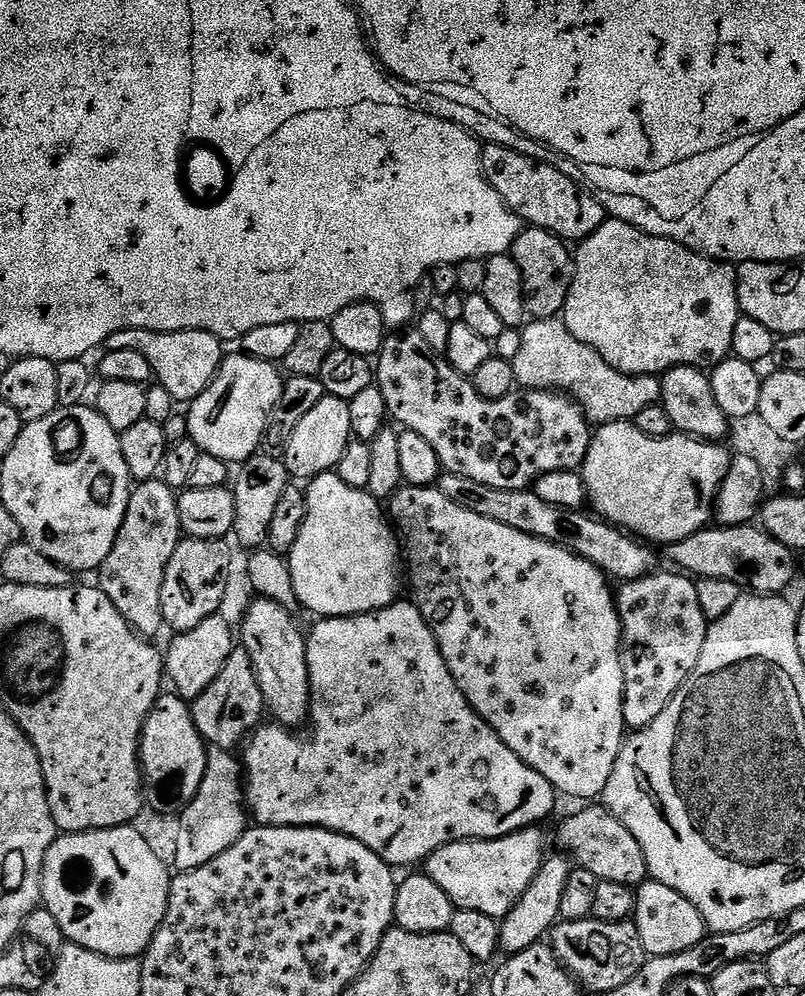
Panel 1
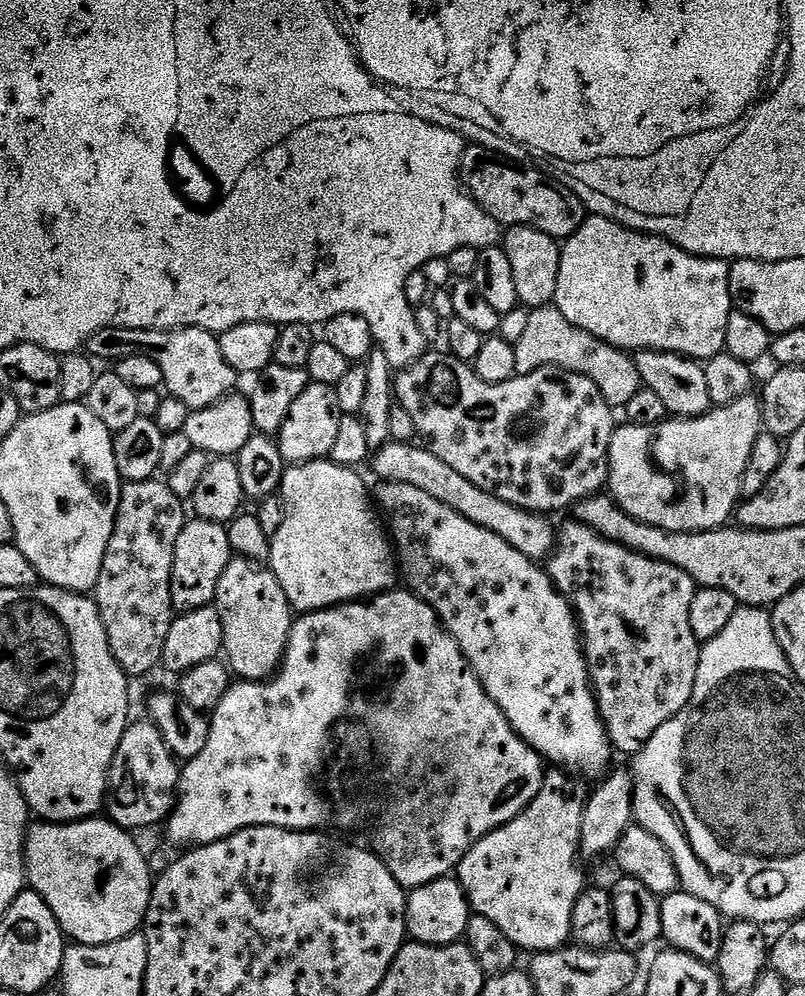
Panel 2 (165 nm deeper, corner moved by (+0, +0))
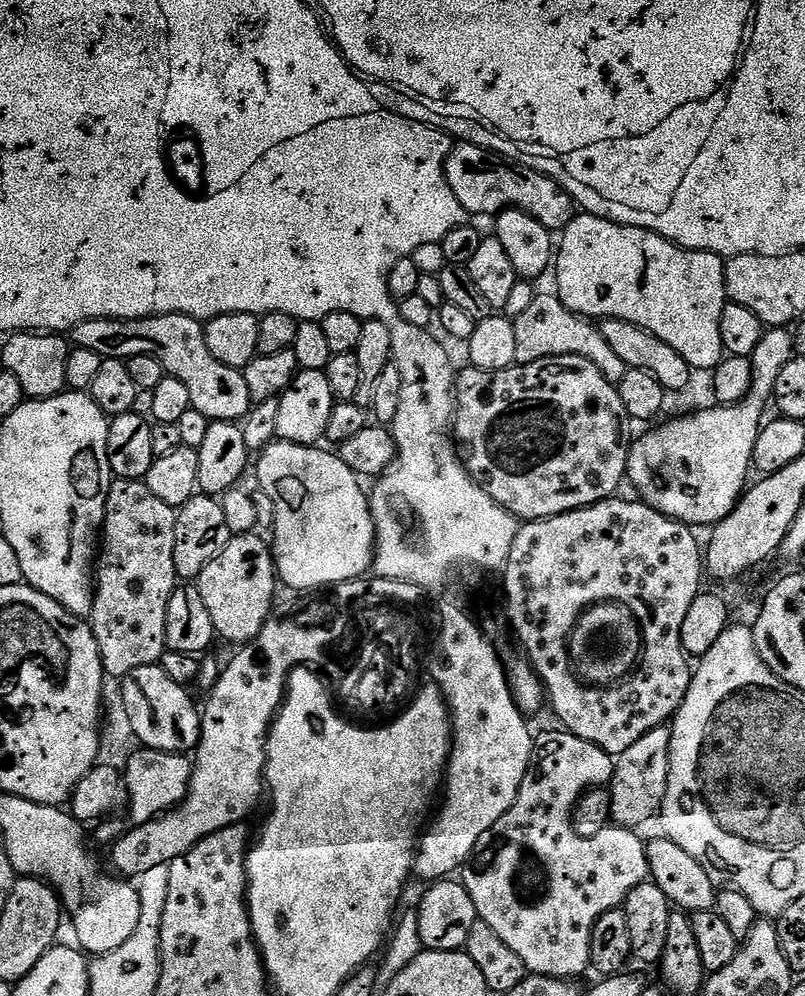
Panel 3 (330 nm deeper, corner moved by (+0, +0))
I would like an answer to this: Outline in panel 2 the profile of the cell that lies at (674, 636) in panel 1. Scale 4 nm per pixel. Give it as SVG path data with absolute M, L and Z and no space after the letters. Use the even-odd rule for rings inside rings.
M569 522L565 528L559 529L558 543L546 561L546 571L556 583L556 588L571 604L573 612L576 613L582 633L584 657L588 663L588 679L596 694L596 705L601 718L604 719L604 728L608 731L608 741L611 742L617 753L635 754L642 751L646 742L650 742L650 738L654 738L658 726L666 726L666 722L670 722L670 718L674 718L684 709L686 702L690 702L690 694L694 694L694 678L698 678L702 644L701 641L694 638L694 630L690 630L690 602L694 602L694 594L698 585L692 581L690 574L678 570L678 566L670 566L661 560L644 556L641 552L632 552L628 548L610 542L604 536L599 536L597 532L590 530L590 526L575 522Z

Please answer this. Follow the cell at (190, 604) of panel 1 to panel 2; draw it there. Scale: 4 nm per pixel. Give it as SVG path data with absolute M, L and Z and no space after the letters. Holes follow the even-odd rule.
M199 518L189 519L184 525L182 534L178 534L178 543L174 546L170 582L173 609L177 613L182 613L209 607L216 599L222 570L226 570L226 566L233 559L234 553L225 525Z

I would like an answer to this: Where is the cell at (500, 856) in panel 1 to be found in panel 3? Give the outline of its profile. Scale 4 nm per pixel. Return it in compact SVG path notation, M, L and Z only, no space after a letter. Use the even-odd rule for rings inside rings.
M567 730L559 731L544 732L540 737L538 735L535 737L532 746L532 760L522 778L518 798L514 798L514 806L510 806L510 810L506 810L506 814L502 814L502 818L498 818L498 822L477 842L476 851L468 857L468 862L462 869L462 875L464 875L462 883L474 902L477 917L487 922L496 931L498 938L502 938L502 942L506 942L506 946L510 946L510 950L514 950L514 954L518 954L518 958L522 958L522 962L526 962L529 973L570 980L580 978L584 971L592 968L592 935L598 918L602 918L602 914L606 914L610 910L621 907L624 899L630 894L630 890L634 890L634 886L643 884L649 879L648 850L645 841L643 839L640 841L641 833L631 828L609 826L603 828L598 834L594 834L594 838L578 838L578 834L574 834L574 830L570 826L570 810L577 792L580 792L580 788L584 788L584 784L595 788L611 785L616 766L613 757L598 746L594 746L594 742L586 742Z

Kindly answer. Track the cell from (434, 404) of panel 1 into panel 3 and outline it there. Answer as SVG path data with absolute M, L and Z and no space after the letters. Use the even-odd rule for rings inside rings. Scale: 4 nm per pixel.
M547 356L542 358L538 362L530 362L529 364L513 364L511 368L506 370L498 370L497 372L491 372L490 370L478 370L477 368L468 366L465 367L465 372L462 371L458 376L458 407L456 409L456 415L454 417L454 433L456 432L456 440L460 443L459 451L462 453L462 459L467 467L468 473L474 477L477 482L483 486L490 494L490 498L494 498L494 502L498 502L511 516L516 517L517 521L527 522L530 520L545 520L551 516L557 516L558 514L566 514L567 512L573 512L579 508L588 508L592 504L601 504L604 500L611 500L617 495L616 492L620 488L620 483L625 483L628 474L628 450L630 447L630 435L628 436L628 427L630 427L630 421L626 414L626 406L622 406L622 398L618 394L616 385L611 384L604 375L602 370L598 370L598 366L594 366L594 362L590 362L586 358L581 356Z

